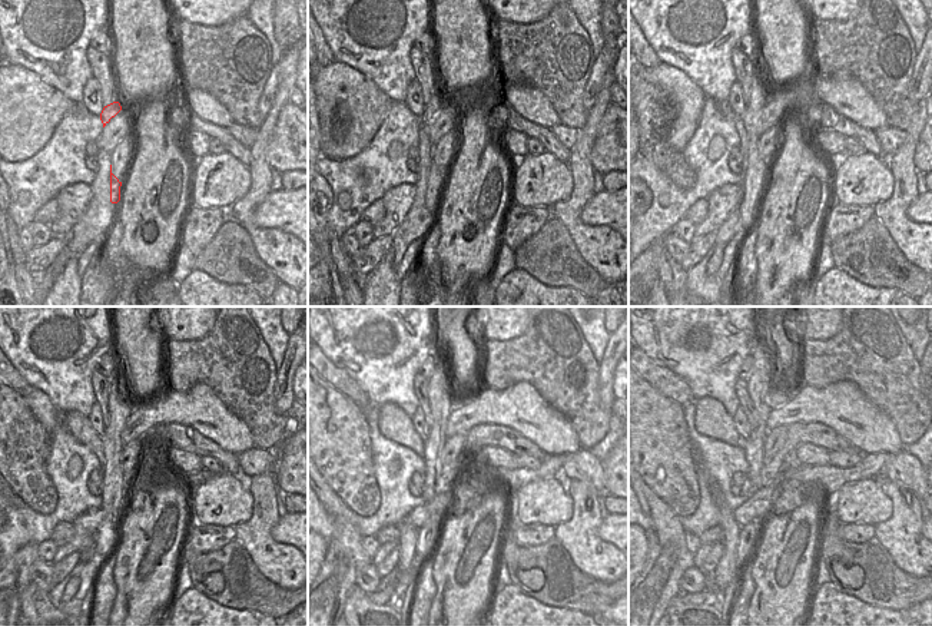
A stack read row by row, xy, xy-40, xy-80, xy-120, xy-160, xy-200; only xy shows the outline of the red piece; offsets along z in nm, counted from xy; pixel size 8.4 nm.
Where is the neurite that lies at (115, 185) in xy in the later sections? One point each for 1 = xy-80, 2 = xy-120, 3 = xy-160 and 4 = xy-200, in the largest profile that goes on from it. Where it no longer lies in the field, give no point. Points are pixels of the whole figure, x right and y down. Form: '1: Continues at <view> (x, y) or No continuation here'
1: Continues at xy-80 (755, 175)
2: Continues at xy-120 (113, 493)
3: Continues at xy-160 (438, 391)
4: Continues at xy-200 (760, 381)

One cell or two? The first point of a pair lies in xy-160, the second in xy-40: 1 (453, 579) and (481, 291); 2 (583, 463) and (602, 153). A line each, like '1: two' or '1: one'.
1: two
2: two

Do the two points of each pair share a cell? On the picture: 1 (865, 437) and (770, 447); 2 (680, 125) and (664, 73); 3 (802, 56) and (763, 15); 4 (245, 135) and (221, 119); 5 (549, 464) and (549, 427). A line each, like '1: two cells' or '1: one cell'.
1: two cells
2: one cell
3: one cell
4: two cells
5: two cells

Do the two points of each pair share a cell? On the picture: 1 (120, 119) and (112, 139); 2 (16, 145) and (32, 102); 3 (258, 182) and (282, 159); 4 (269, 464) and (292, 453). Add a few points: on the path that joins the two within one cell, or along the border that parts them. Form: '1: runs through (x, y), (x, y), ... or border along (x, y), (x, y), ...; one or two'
1: runs through (120, 123), (112, 135); one
2: runs through (19, 135), (27, 112); one
3: border along (272, 133), (265, 151), (265, 161), (269, 166); two
4: border along (277, 460), (275, 473); two

